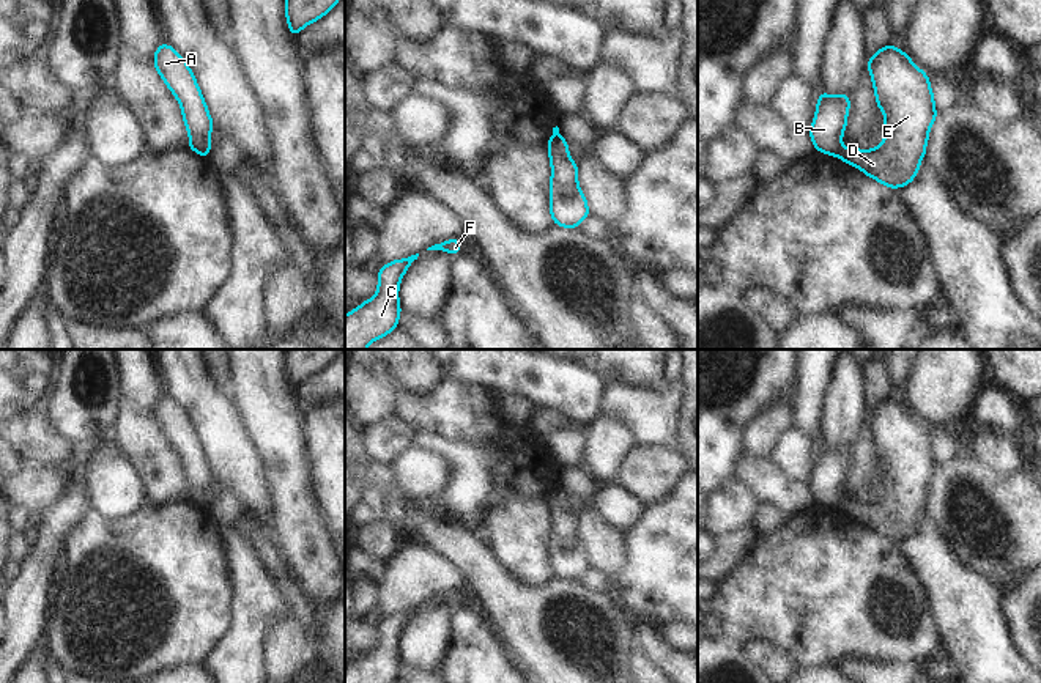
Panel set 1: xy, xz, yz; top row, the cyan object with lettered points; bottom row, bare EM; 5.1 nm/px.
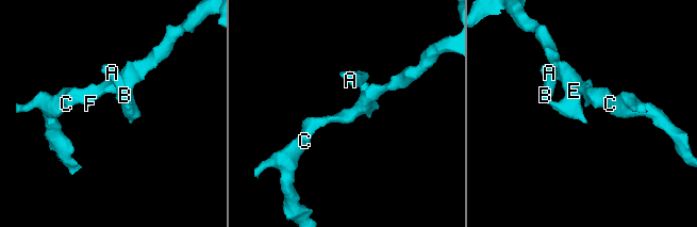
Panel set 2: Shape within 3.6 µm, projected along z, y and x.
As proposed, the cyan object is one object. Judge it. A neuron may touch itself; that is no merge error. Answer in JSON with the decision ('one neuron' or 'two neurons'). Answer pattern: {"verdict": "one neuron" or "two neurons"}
{"verdict": "two neurons"}

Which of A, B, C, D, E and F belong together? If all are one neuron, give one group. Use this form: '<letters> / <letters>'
A B / C D E F

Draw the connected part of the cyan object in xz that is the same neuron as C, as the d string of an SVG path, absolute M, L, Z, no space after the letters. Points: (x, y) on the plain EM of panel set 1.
M419 606L386 615L378 625L378 644L345 667L345 683L395 683L402 659L398 639L403 626Z

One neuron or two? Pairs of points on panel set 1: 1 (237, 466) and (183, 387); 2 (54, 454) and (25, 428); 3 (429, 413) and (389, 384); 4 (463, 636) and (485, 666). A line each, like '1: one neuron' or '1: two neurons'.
1: one neuron
2: one neuron
3: two neurons
4: one neuron

